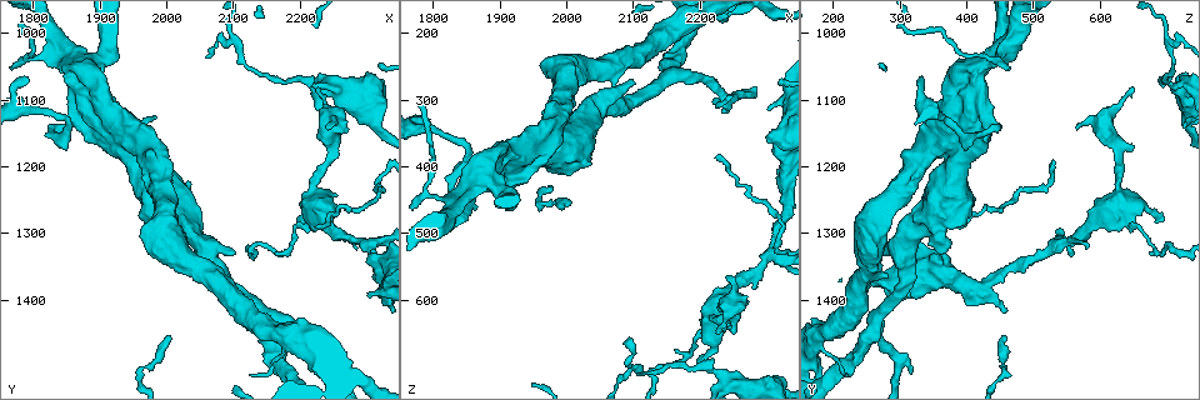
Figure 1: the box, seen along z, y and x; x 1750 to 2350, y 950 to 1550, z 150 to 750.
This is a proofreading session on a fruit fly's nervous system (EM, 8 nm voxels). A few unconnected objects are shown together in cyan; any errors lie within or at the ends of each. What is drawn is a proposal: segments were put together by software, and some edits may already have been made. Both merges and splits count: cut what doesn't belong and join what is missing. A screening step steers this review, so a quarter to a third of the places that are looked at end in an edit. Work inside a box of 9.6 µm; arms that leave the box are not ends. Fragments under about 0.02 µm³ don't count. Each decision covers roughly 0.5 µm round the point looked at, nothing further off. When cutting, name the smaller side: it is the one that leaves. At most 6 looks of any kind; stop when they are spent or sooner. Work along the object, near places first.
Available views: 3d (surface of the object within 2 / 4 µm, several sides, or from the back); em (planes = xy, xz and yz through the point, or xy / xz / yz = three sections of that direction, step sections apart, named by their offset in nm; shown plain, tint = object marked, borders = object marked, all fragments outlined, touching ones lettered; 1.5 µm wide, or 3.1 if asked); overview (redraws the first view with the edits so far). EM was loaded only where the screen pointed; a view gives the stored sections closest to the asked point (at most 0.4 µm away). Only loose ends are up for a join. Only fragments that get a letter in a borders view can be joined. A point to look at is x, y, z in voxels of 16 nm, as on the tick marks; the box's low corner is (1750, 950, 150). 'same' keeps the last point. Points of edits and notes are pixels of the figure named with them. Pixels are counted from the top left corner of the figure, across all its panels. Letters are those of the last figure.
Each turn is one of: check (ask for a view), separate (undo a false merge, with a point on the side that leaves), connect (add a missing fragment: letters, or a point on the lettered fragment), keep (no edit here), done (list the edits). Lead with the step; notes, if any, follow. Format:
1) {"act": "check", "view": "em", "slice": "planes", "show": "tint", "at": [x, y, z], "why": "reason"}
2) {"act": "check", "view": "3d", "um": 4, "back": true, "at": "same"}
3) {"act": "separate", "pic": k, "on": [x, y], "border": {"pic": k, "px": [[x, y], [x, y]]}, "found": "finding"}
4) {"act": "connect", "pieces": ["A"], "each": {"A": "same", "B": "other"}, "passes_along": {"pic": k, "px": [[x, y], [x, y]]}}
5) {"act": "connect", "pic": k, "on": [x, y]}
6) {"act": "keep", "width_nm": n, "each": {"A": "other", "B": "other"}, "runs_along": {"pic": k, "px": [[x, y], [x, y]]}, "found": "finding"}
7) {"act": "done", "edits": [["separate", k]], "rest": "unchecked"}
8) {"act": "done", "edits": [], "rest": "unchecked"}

{"act": "check", "view": "3d", "um": 4, "at": [2225, 1245, 630], "why": "calibre changes"}

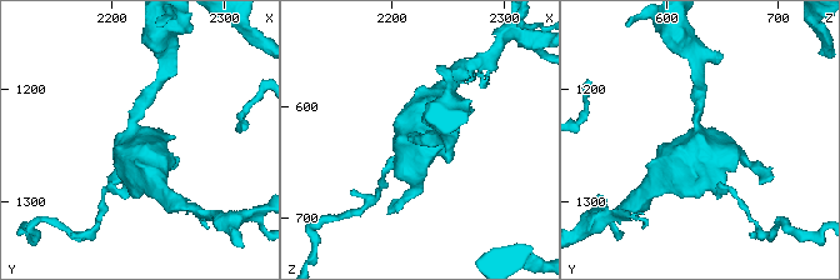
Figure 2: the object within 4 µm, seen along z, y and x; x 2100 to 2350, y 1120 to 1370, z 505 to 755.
{"act": "check", "view": "em", "slice": "xy", "step": 4, "show": "tint", "at": [2224, 1248, 626], "why": "shape alone is not enough"}

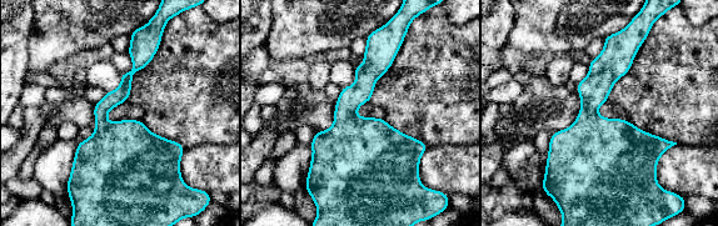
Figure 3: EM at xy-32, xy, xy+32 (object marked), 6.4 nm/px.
{"act": "check", "view": "em", "slice": "planes", "show": "borders", "at": "same", "why": "cut it another way"}

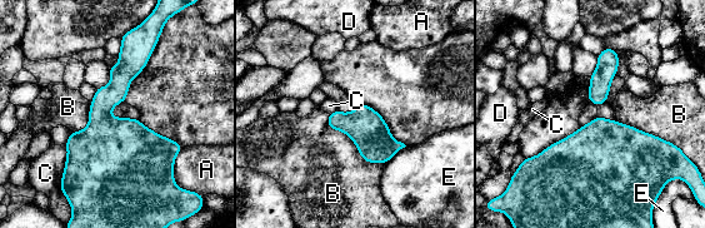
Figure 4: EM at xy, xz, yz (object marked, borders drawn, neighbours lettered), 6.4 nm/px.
{"act": "keep", "longest_contact_nm": ["C", 500], "each": {"A": "other", "B": "other", "C": "other", "D": "other", "E": "other"}, "border": {"pic": 4, "px": [[64, 144], [66, 223]]}, "found": "one neuron here"}

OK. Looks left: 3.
{"act": "check", "view": "em", "slice": "xy", "step": 4, "show": "tint", "at": [2100, 1015, 700], "why": "abrupt turn"}

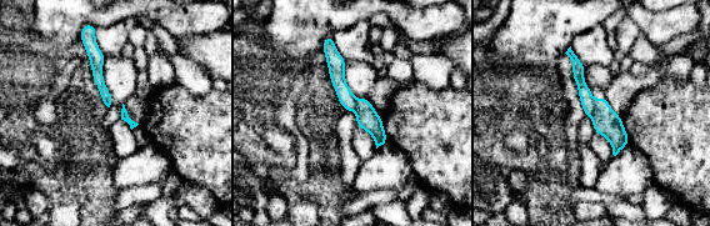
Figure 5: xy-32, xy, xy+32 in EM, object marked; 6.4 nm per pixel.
{"act": "check", "view": "em", "slice": "planes", "show": "borders", "at": "same"}

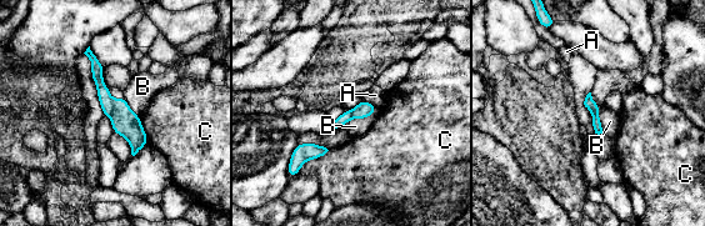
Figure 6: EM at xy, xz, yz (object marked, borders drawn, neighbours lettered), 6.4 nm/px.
{"act": "separate", "pic": 6, "on": [104, 96], "width_nm": 80, "each": {"A": "other", "B": "other", "C": "other"}, "part_leaving": {"pic": 6, "px": [[94, 60], [108, 112]]}, "found": "a second neuron is stuck on"}

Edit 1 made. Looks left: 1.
{"act": "done", "edits": [["separate", 6]], "rest": "unchecked"}

